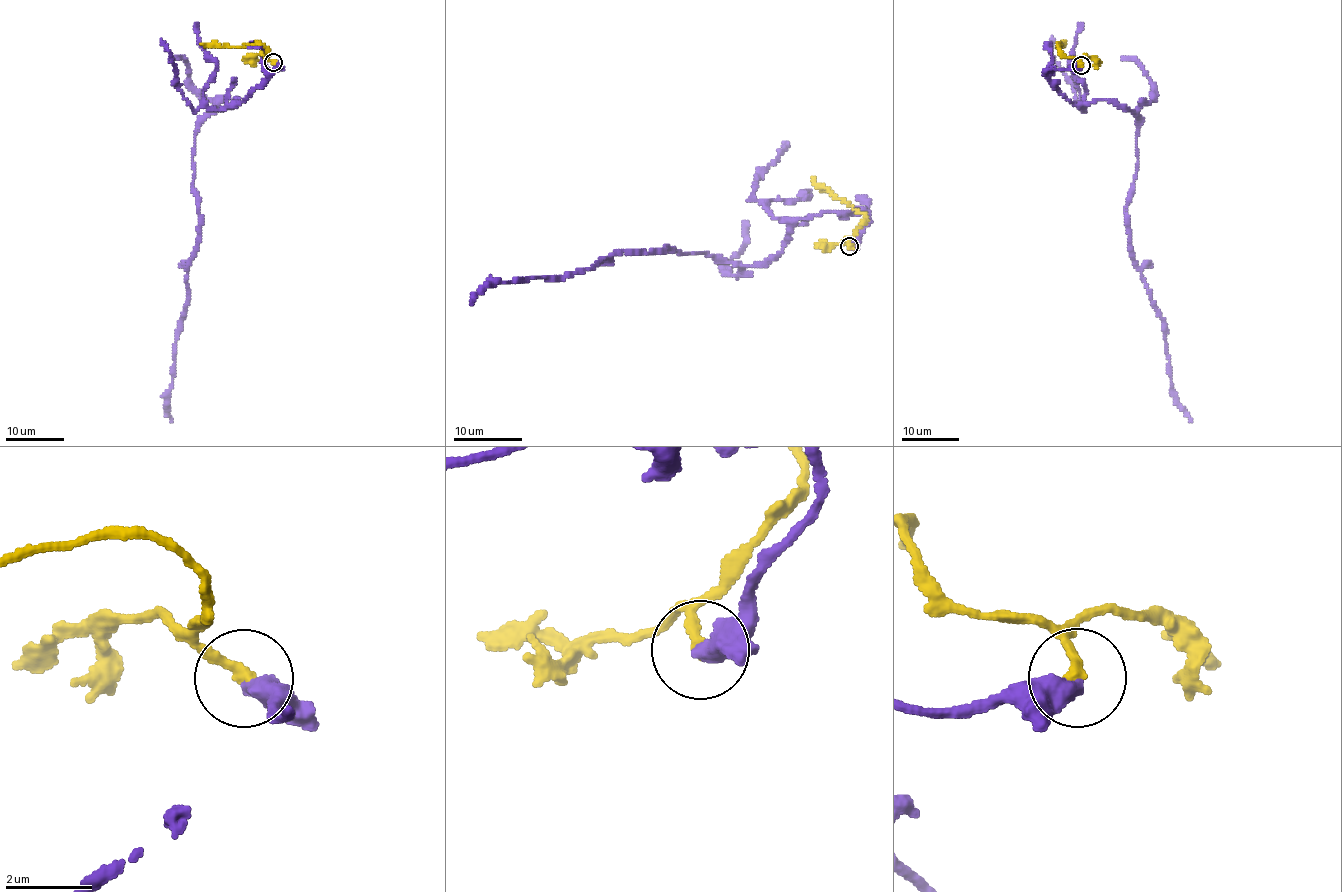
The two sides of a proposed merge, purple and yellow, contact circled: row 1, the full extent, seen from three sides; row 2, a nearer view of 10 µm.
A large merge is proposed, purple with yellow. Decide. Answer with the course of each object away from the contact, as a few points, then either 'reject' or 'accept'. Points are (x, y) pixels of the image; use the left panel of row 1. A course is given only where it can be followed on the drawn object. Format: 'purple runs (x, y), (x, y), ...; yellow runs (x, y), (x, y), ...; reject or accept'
purple runs (273, 63), (279, 67), (243, 101), (214, 110), (195, 133), (199, 242), (175, 342), (173, 422); yellow runs (273, 63), (266, 57), (268, 50), (260, 43), (238, 46), (202, 43); reject

